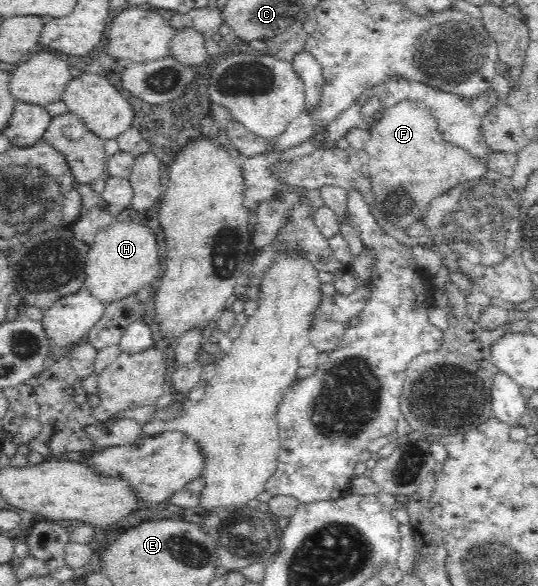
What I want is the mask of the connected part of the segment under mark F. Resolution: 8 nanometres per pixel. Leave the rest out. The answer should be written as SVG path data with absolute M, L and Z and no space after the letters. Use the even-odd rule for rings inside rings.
M403 101L390 106L369 131L369 140L363 149L369 155L375 205L383 217L403 229L421 220L438 194L461 182L482 178L488 171L482 158L443 138L424 102Z

